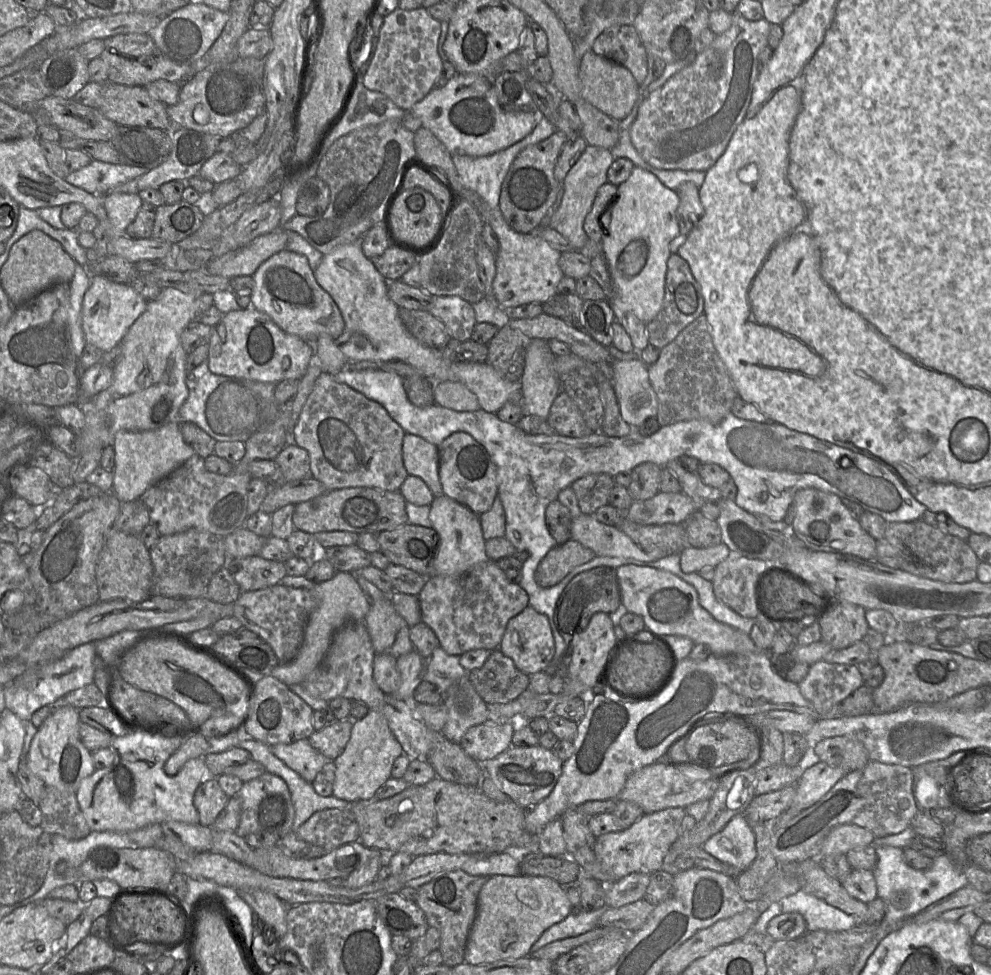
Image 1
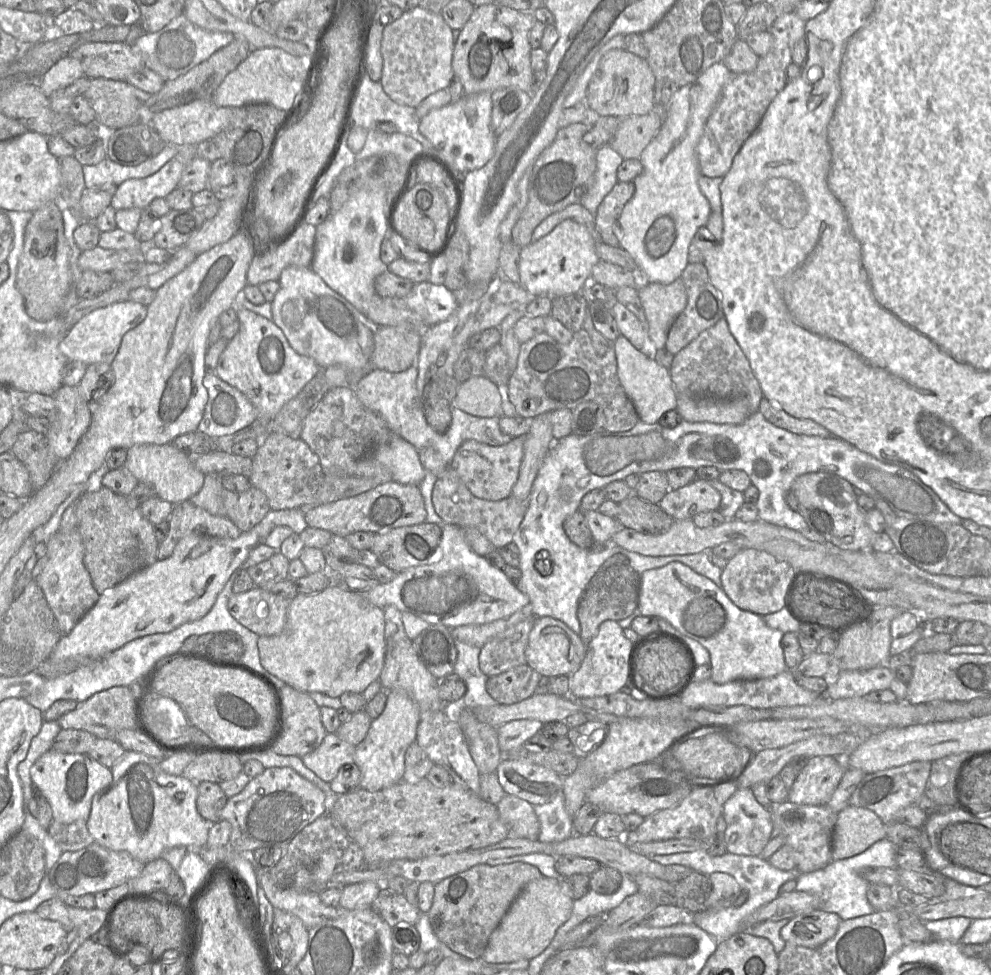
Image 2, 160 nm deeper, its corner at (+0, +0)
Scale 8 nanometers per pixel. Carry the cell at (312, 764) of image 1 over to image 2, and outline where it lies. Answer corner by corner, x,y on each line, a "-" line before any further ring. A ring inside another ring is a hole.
336,732
327,733
321,745
301,759
319,778
331,782
343,765
354,763
355,747
342,740

